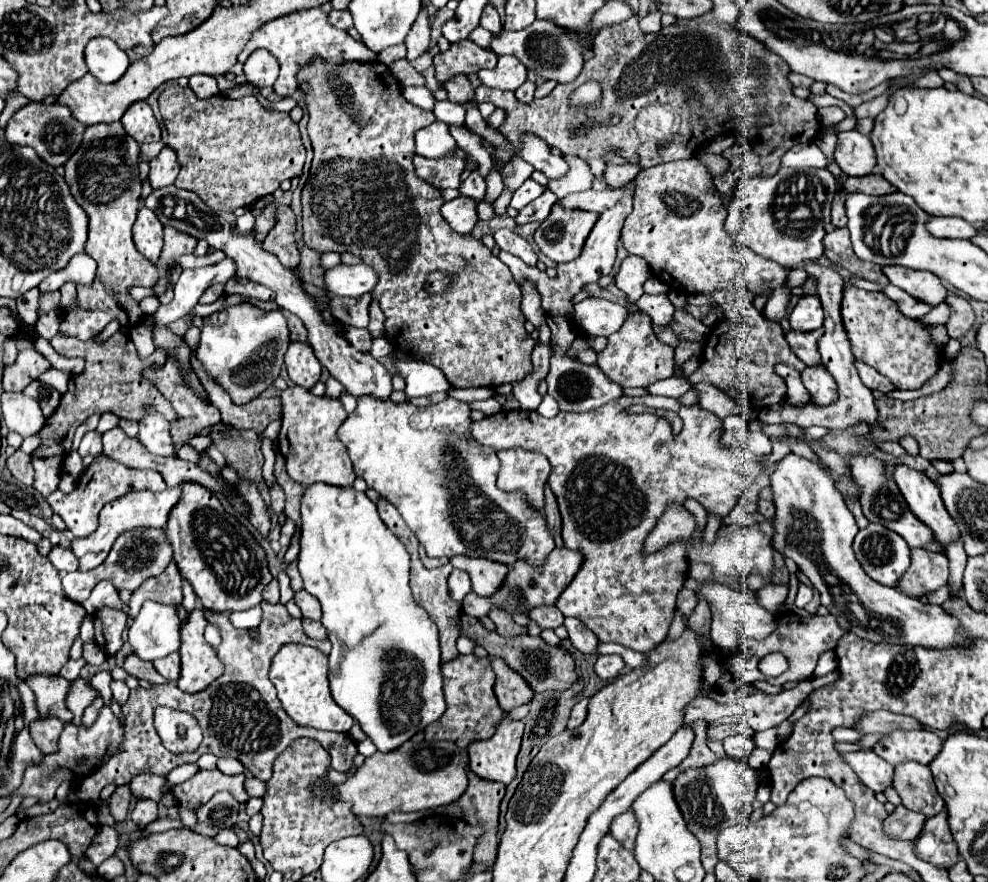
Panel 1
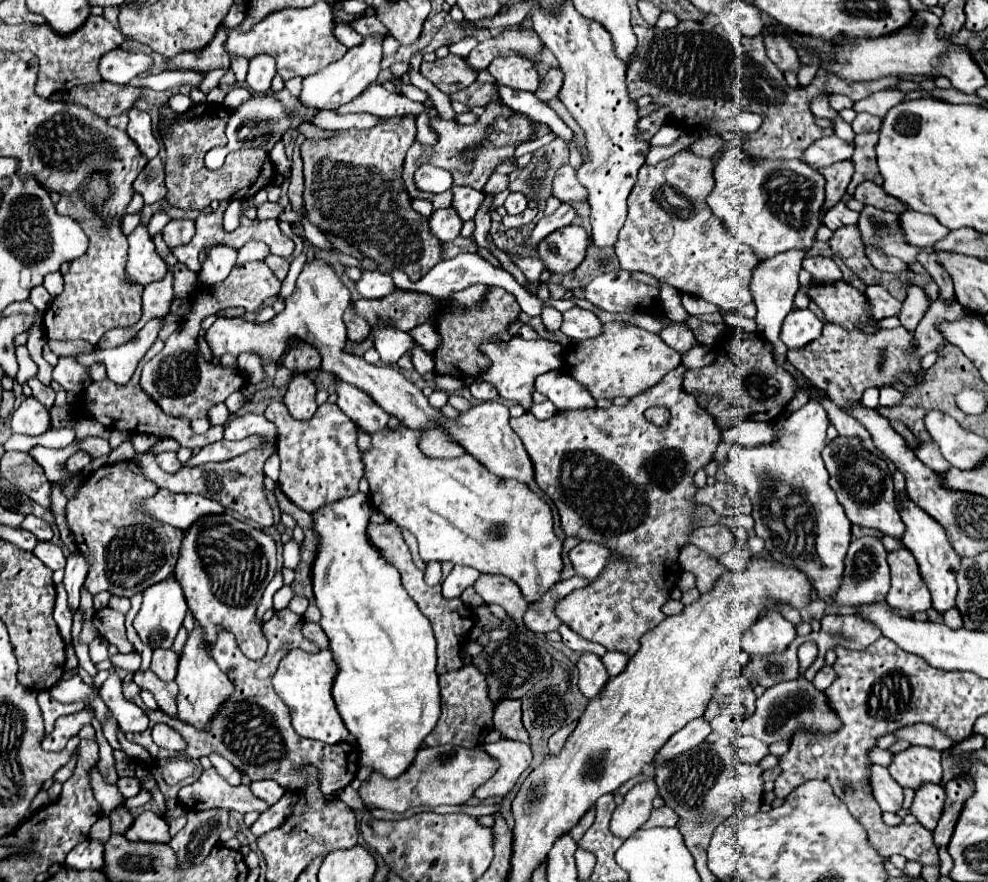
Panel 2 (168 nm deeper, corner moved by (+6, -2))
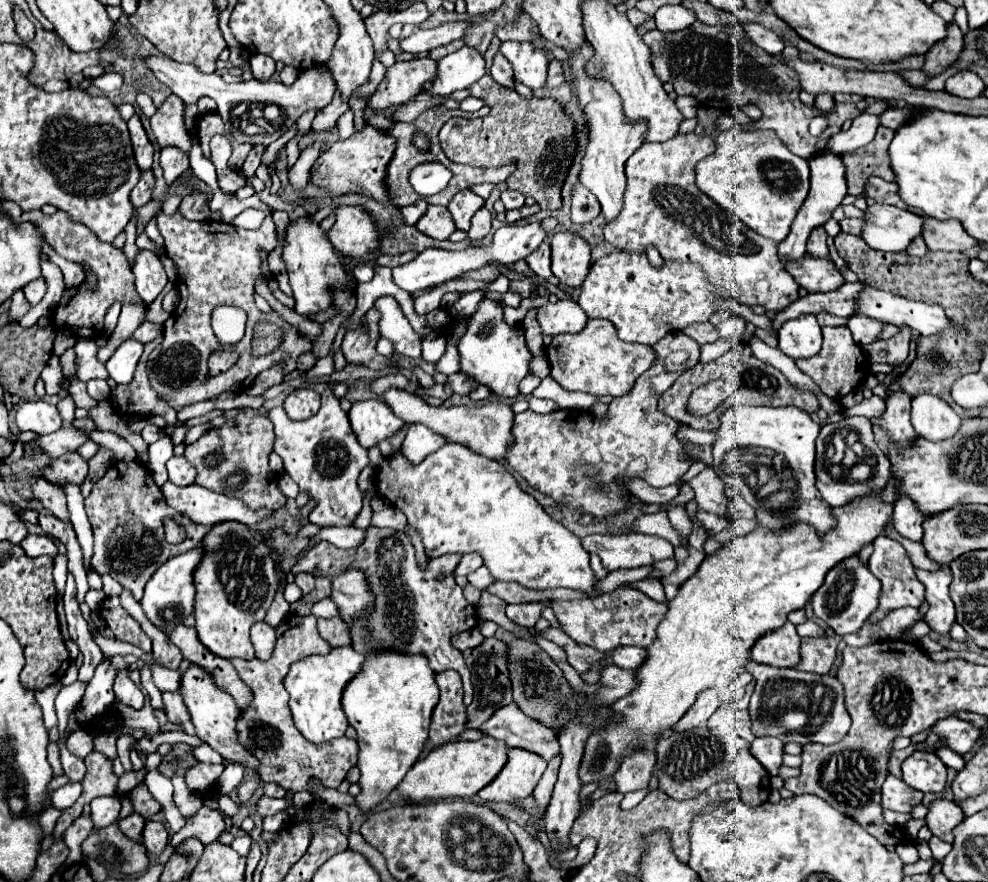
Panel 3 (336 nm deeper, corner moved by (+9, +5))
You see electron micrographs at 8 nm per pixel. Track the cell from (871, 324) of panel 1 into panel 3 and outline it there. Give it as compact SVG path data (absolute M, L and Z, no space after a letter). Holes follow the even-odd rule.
M802 256L796 262L786 264L786 270L794 276L798 286L814 292L834 292L844 284L840 270L830 260L816 260L812 256Z

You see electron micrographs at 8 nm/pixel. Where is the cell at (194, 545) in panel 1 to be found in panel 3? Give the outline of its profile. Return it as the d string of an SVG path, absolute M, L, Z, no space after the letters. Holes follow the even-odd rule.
M218 522L202 538L202 560L194 570L194 618L200 642L222 658L254 658L250 626L264 620L268 604L274 598L278 578L274 574L274 556L266 540L242 522Z

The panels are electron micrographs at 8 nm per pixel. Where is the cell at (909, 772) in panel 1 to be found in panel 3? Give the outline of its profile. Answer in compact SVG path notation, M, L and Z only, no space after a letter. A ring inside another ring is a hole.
M936 798L930 802L928 814L926 814L926 826L934 836L938 836L944 842L952 842L952 828L960 824L964 818L962 808L946 798Z

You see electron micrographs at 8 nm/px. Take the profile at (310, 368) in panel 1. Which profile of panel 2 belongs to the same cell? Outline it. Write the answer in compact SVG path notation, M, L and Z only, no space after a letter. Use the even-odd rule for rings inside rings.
M297 373L291 379L291 385L283 397L283 403L287 405L289 413L295 419L307 421L307 419L311 419L311 415L315 415L315 411L319 407L315 401L315 395L317 395L317 389L315 389L313 381L307 379L305 375Z

